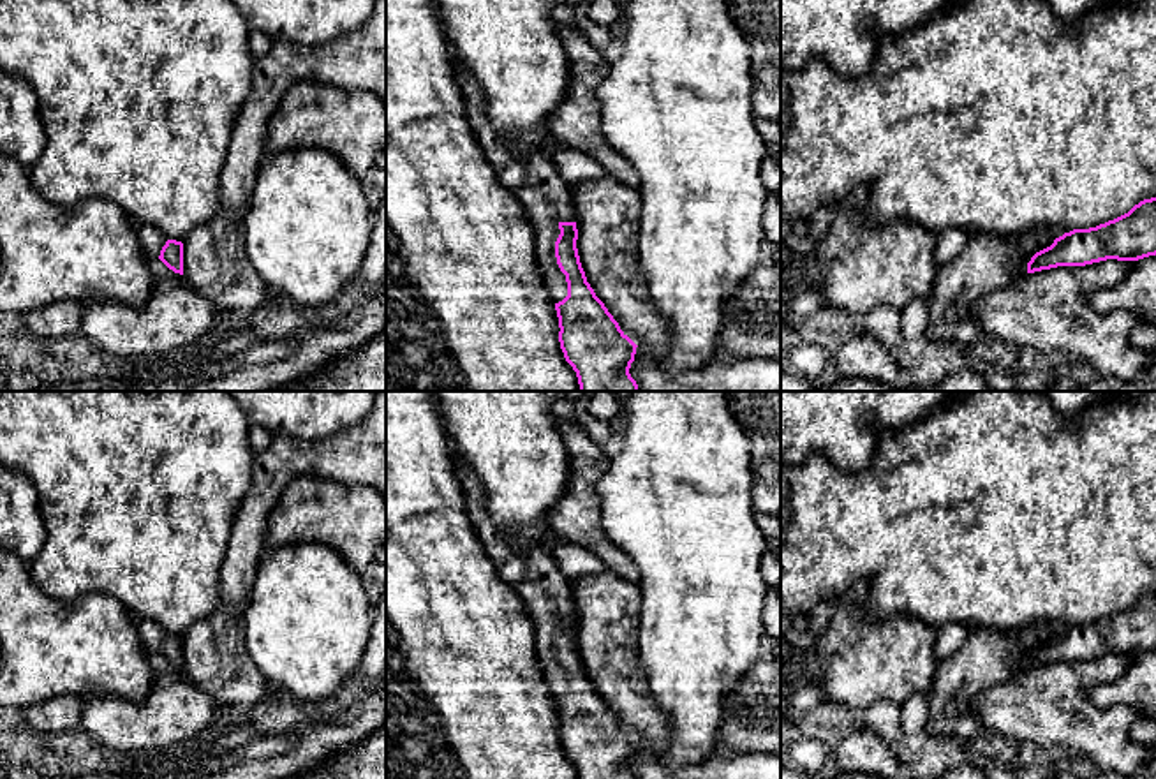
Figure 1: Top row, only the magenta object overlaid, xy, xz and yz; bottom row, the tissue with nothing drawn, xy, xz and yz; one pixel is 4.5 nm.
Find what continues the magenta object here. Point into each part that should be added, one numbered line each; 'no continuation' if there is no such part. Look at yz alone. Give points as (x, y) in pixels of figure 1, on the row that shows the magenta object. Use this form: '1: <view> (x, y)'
no continuation

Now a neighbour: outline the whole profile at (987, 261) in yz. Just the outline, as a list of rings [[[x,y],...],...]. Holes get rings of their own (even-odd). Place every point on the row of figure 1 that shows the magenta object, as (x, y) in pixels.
[[[1047,226],[1013,236],[969,233],[960,254],[937,268],[934,289],[927,296],[929,323],[923,337],[932,342],[973,344],[983,333],[971,312],[973,305],[1027,275],[1031,257],[1063,234]]]

